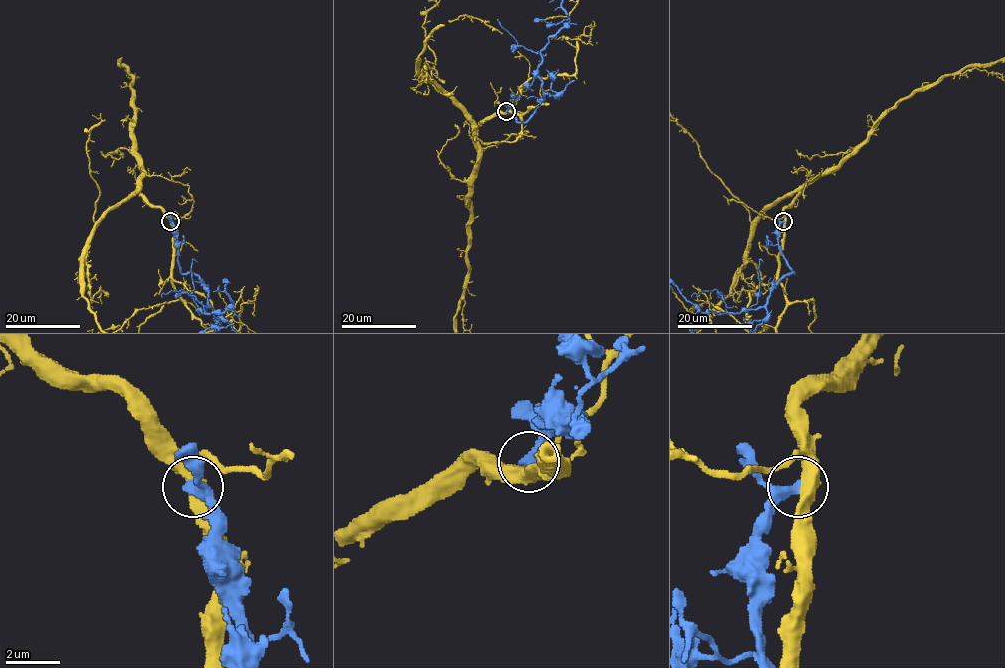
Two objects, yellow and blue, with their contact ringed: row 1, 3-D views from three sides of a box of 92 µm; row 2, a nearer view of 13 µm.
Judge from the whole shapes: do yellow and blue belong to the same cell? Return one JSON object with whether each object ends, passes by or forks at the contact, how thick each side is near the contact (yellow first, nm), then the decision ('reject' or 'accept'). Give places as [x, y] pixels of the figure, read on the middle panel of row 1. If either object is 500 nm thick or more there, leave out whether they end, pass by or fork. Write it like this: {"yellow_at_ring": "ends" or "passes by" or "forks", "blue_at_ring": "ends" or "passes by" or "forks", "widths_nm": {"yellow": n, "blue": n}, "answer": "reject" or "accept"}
{"widths_nm": {"yellow": 500, "blue": 400}, "answer": "reject"}

